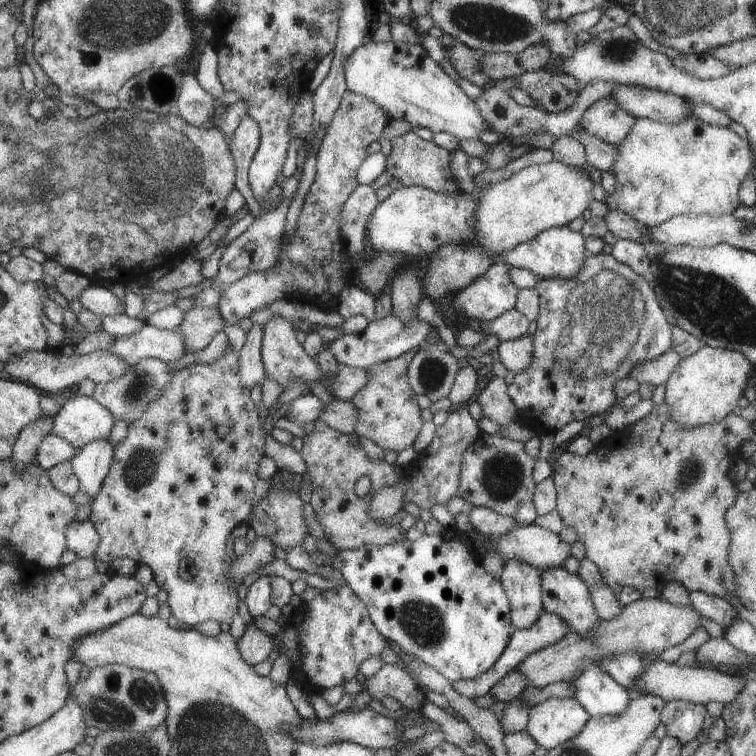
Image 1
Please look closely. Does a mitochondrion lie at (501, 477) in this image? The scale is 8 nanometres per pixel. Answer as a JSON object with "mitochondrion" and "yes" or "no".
{"mitochondrion":"yes"}

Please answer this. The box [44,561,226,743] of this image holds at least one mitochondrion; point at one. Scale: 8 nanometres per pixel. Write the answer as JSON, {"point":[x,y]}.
{"point":[122,702]}

